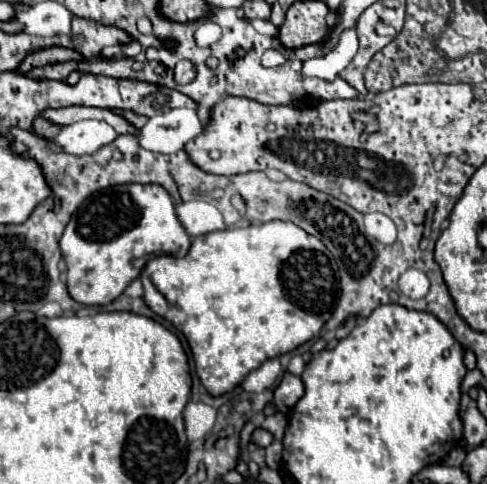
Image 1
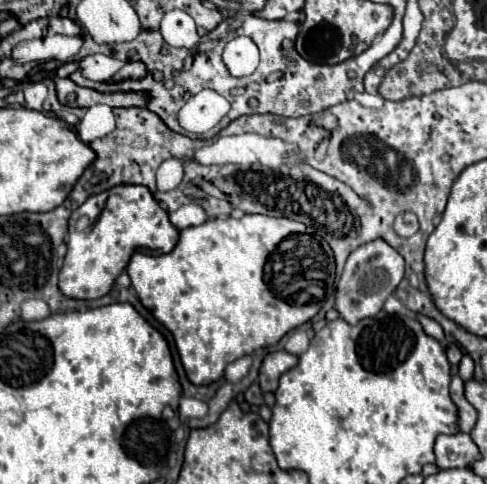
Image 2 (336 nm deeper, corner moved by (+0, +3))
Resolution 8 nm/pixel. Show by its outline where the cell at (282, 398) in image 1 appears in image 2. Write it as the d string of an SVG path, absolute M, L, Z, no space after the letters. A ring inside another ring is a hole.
M277 351L277 353L269 353L259 369L259 385L263 389L263 393L267 391L277 391L277 383L279 377L297 365L297 357L287 353L287 351Z

